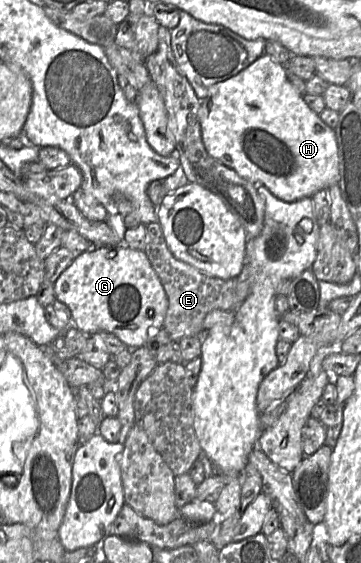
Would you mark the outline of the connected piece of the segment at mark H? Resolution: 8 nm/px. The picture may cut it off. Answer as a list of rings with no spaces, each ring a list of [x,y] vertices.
[[[263,54],[250,66],[235,76],[211,86],[205,98],[201,99],[199,118],[201,124],[201,135],[204,146],[210,156],[220,161],[225,166],[235,170],[239,176],[254,183],[266,187],[273,195],[286,202],[294,202],[305,197],[311,197],[319,190],[326,190],[337,184],[338,170],[338,145],[333,128],[327,126],[303,100],[297,90],[293,87],[287,77],[285,66],[274,61],[269,55]]]

